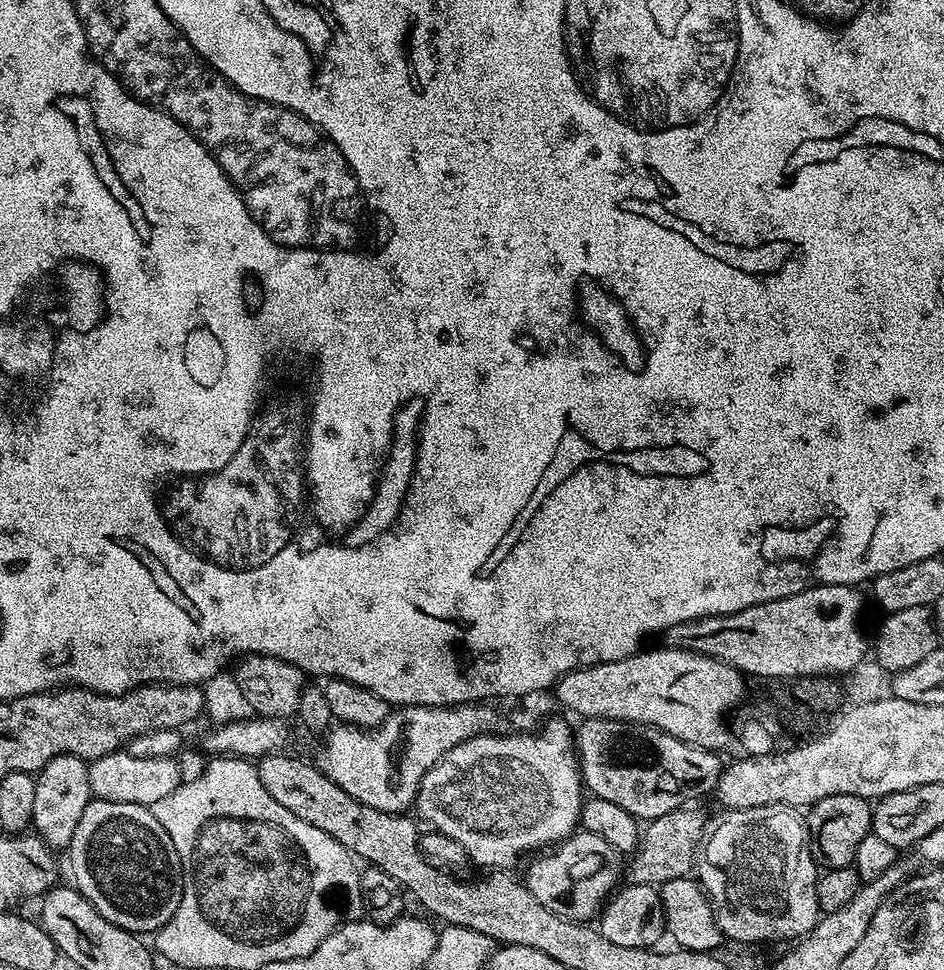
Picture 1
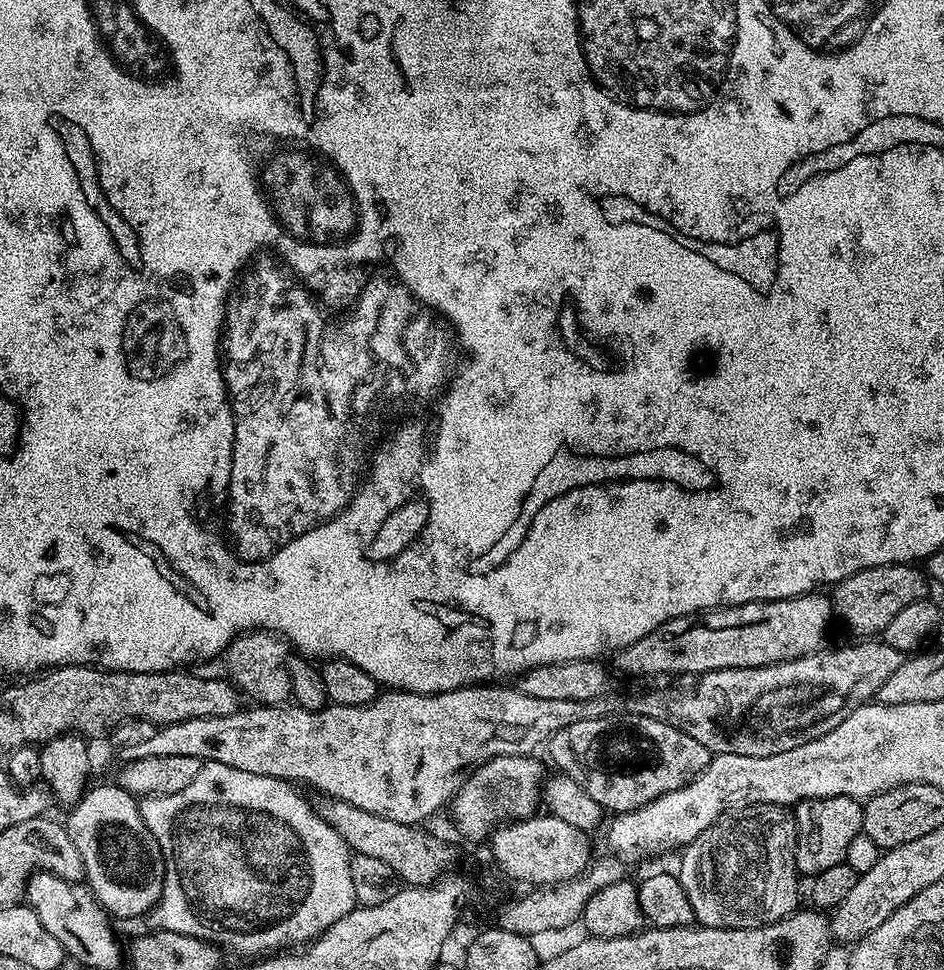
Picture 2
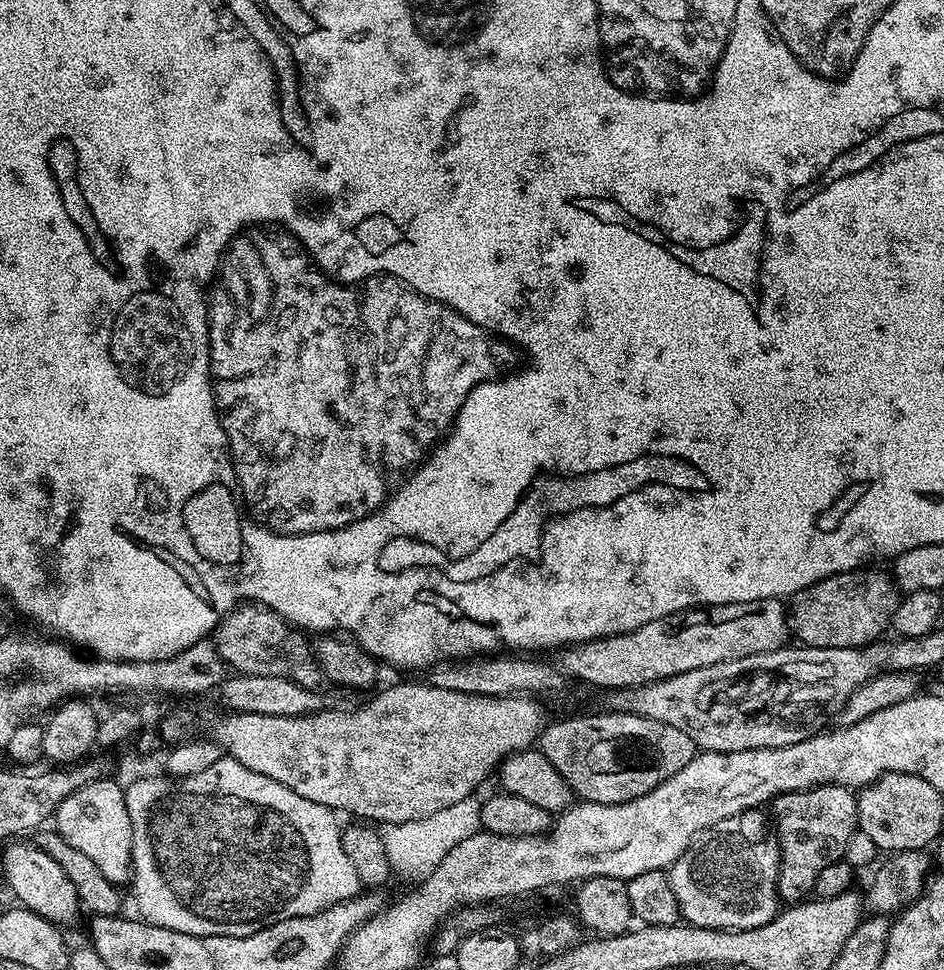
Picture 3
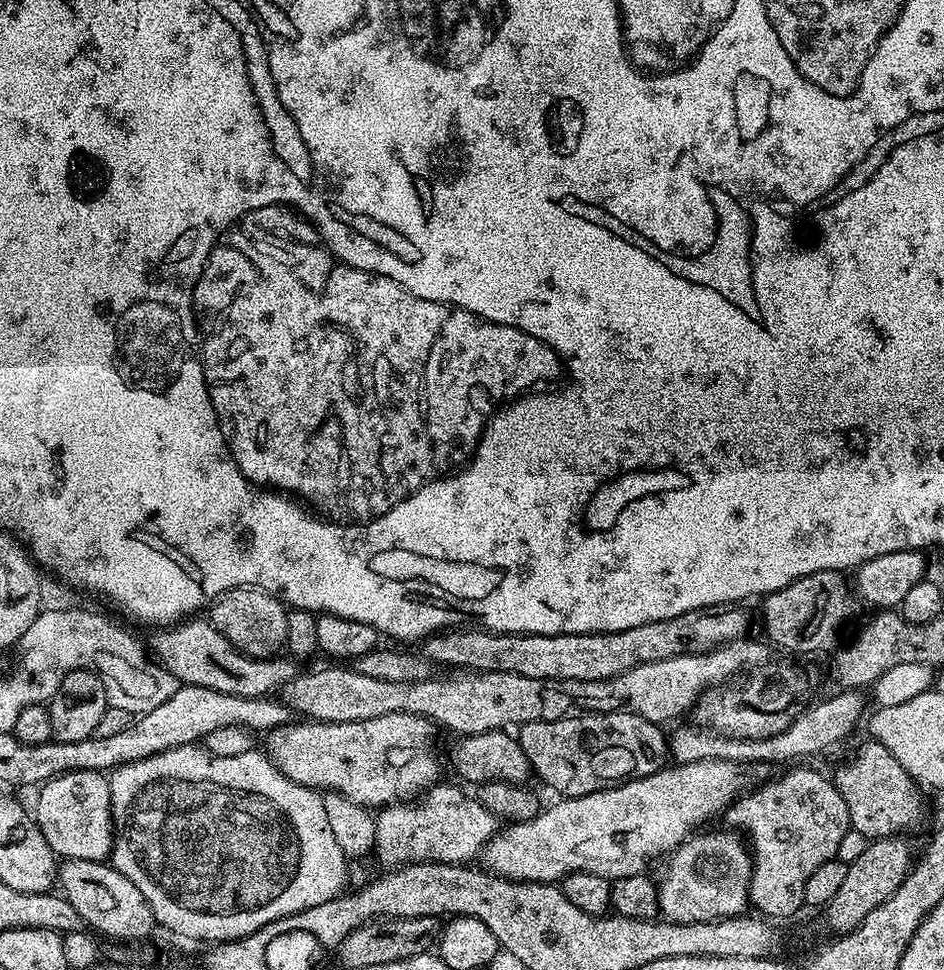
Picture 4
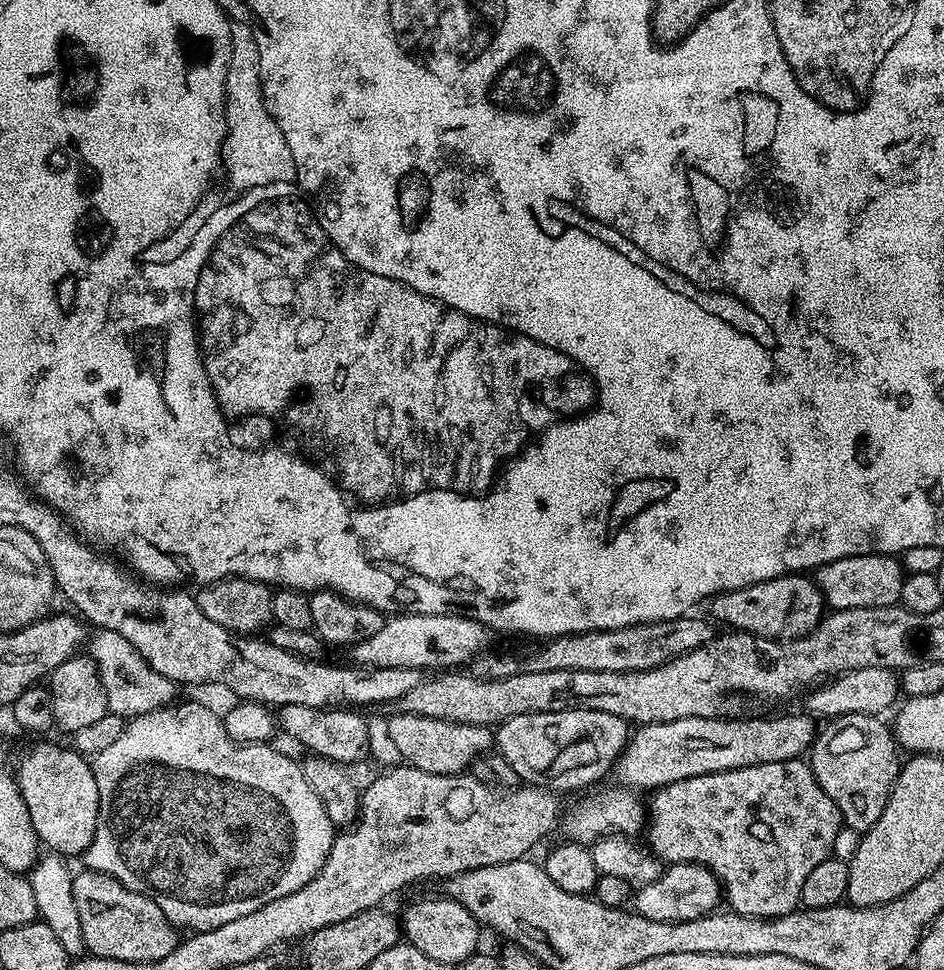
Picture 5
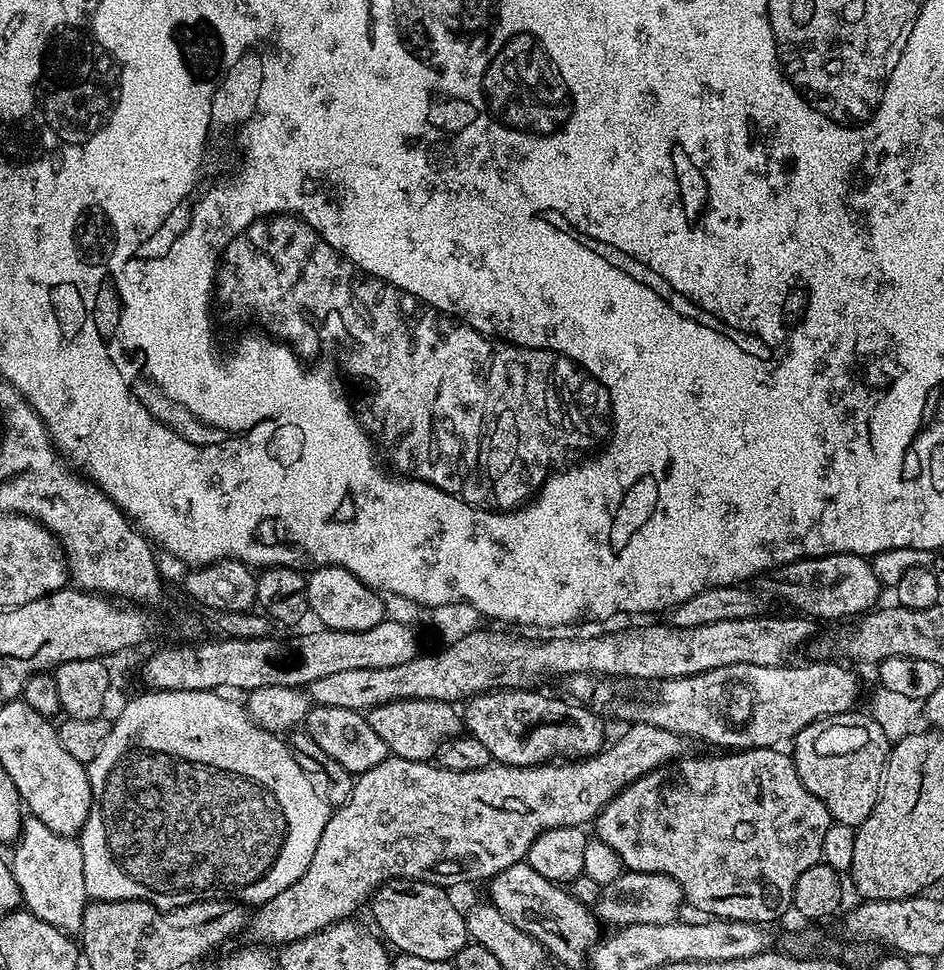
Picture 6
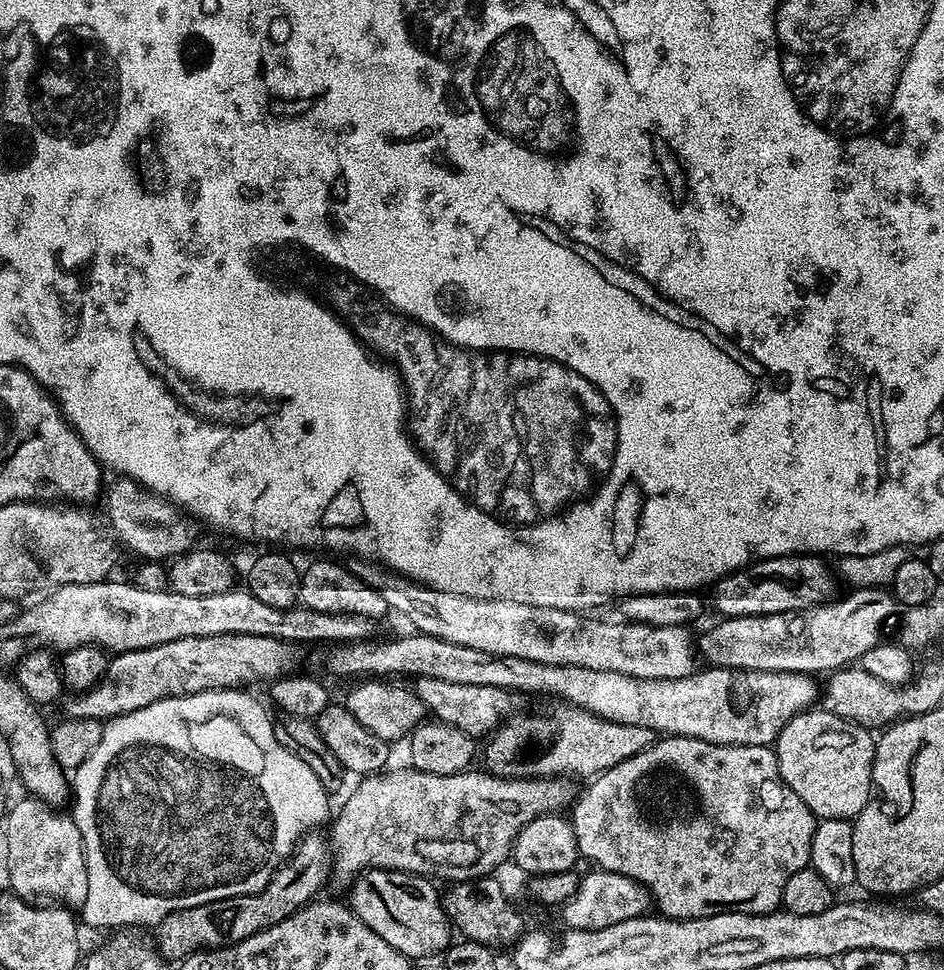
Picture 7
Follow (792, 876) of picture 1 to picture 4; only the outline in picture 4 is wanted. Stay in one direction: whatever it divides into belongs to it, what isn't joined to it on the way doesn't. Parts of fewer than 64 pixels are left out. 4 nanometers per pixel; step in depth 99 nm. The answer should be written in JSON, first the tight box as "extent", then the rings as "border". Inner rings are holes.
{"extent":[658,831,752,924],"border":[[[701,831],[671,853],[668,873],[658,884],[663,919],[679,924],[710,922],[725,916],[742,916],[749,911],[752,854],[739,831],[723,831]]]}

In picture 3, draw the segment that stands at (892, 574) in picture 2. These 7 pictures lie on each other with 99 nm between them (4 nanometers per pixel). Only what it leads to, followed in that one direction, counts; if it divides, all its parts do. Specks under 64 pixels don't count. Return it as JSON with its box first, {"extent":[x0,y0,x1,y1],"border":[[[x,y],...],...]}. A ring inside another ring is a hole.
{"extent":[786,566,902,648],"border":[[[861,566],[850,572],[839,572],[797,592],[791,597],[786,612],[791,635],[795,639],[797,636],[800,639],[797,641],[805,648],[864,648],[867,644],[877,643],[885,635],[883,632],[889,631],[902,593],[887,571],[879,572],[876,568],[879,567]]]}

